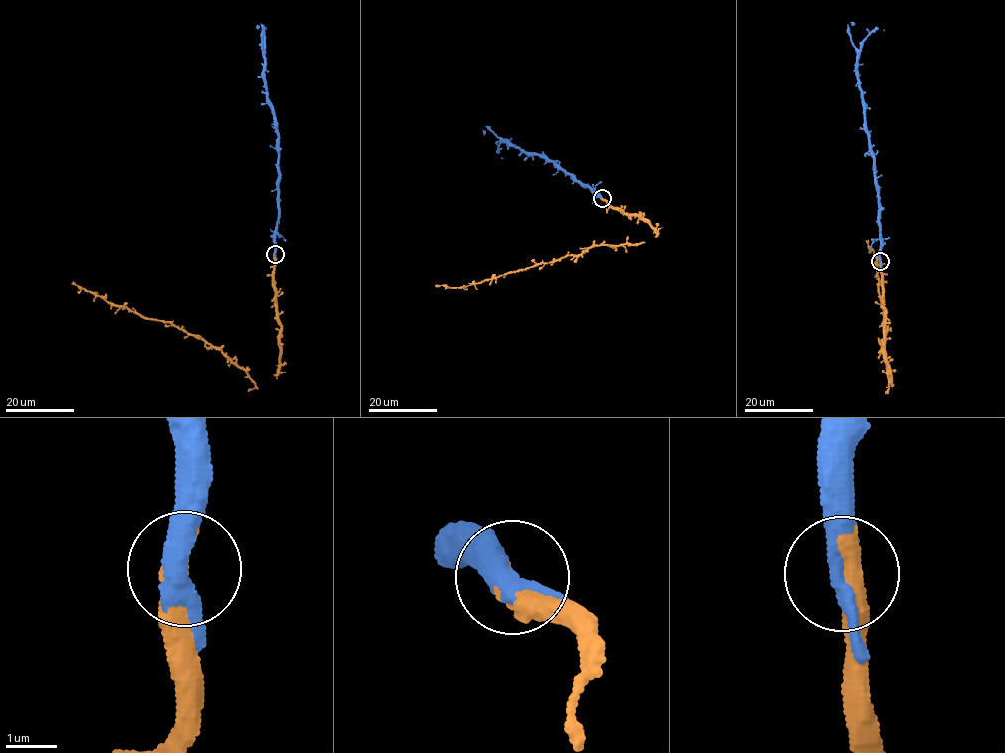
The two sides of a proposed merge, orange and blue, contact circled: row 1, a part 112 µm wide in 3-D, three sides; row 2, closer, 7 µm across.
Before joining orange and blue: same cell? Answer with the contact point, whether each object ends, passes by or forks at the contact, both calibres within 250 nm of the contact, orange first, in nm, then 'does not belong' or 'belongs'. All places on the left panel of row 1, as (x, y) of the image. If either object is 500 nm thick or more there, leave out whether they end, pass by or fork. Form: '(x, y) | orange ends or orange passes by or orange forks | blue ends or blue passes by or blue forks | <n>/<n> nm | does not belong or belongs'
(275, 254) | 550/360 nm | belongs

